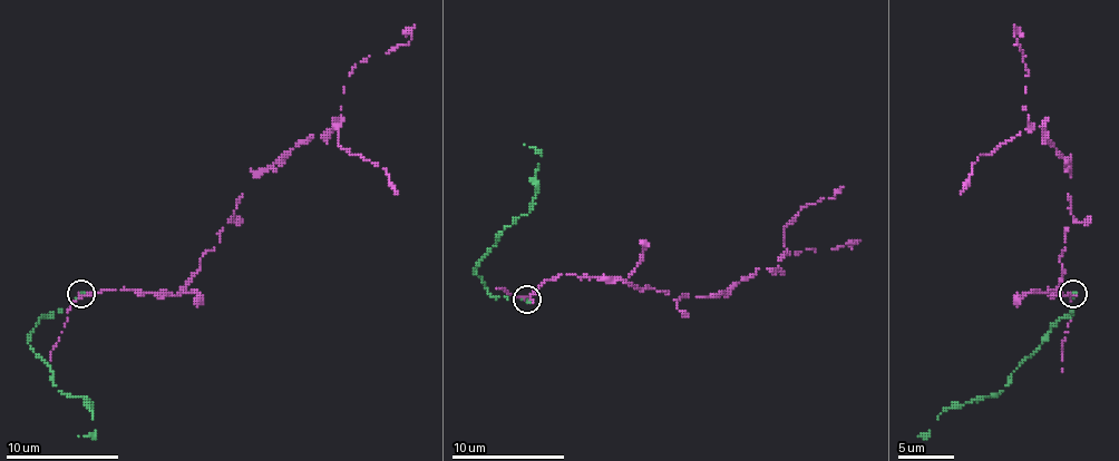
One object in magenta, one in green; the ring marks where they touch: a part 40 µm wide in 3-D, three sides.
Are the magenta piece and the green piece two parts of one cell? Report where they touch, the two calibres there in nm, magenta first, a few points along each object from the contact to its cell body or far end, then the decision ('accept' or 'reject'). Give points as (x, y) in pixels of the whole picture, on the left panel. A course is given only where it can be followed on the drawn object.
(80, 293) | 320/160 nm | magenta via (81, 293), (174, 295), (220, 242), (253, 177), (338, 124), (354, 65), (389, 52), (406, 36) | green via (81, 293), (39, 321), (28, 343), (50, 369), (61, 394), (84, 396), (96, 431), (78, 437) | accept

